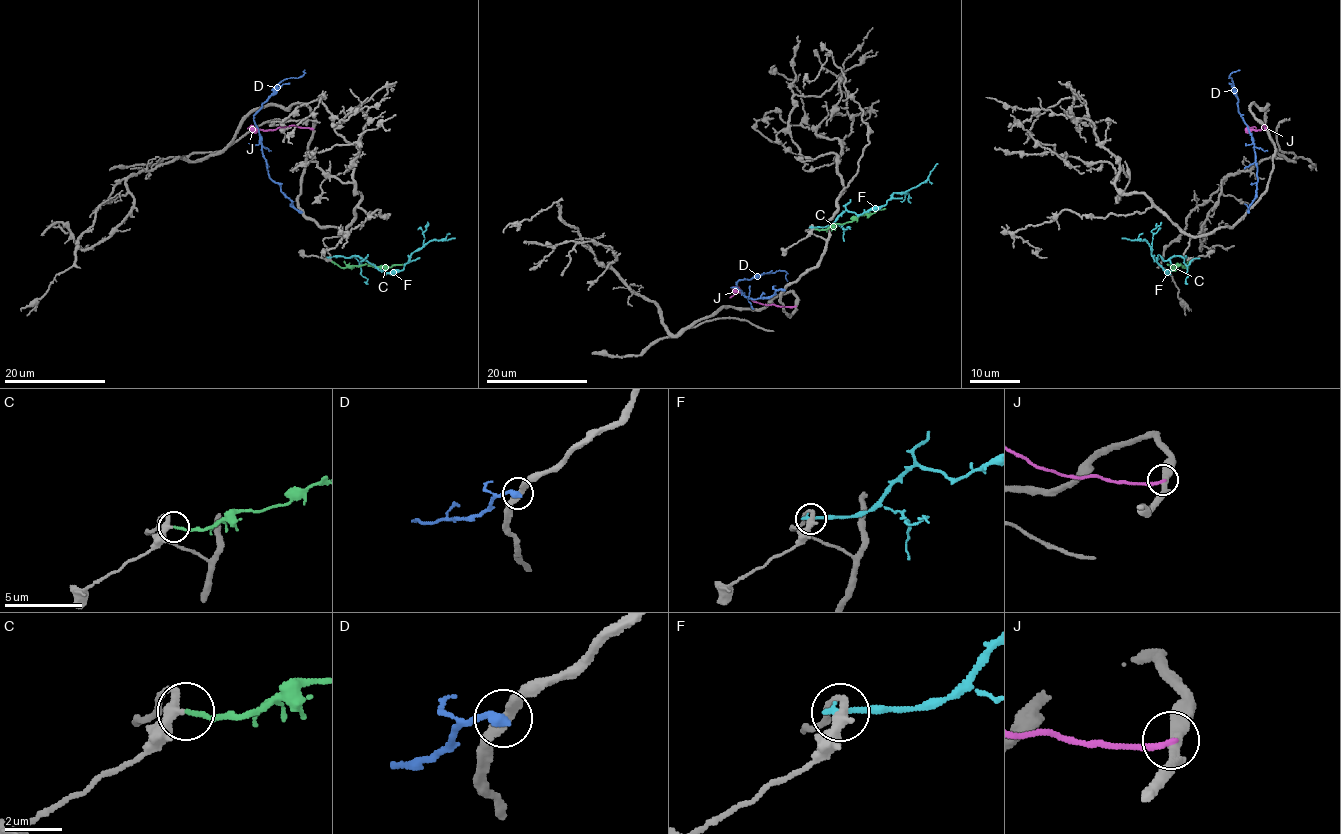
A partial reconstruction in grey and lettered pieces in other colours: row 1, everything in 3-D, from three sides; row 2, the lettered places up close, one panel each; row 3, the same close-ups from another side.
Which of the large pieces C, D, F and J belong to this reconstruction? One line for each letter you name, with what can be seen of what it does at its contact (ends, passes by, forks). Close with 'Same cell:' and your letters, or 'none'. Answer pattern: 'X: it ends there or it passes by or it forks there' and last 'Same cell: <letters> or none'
C: it ends there
Same cell: C

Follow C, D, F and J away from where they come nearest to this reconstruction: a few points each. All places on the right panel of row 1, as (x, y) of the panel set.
C: (1188, 262), (1188, 267), (1167, 264)
D: (1248, 211), (1256, 195), (1257, 163), (1253, 137), (1238, 111), (1238, 98), (1229, 75), (1239, 70)
F: (1186, 257), (1172, 256), (1169, 259), (1172, 268), (1167, 272), (1151, 254), (1151, 248), (1145, 240), (1122, 238)
J: (1265, 128), (1263, 126), (1257, 131), (1251, 129), (1256, 128)

